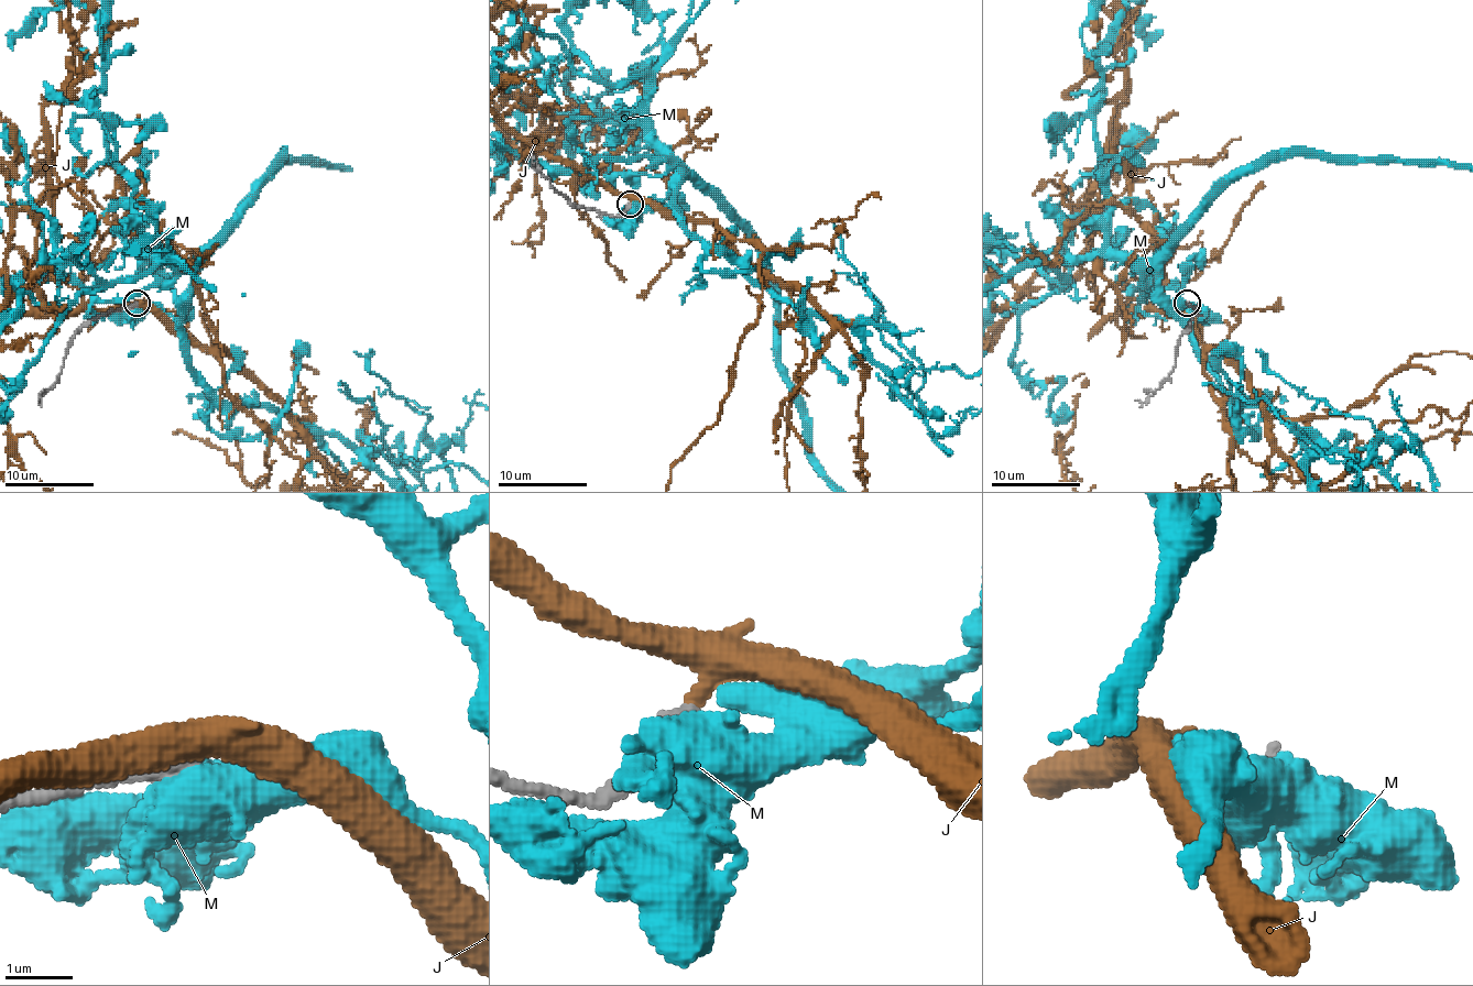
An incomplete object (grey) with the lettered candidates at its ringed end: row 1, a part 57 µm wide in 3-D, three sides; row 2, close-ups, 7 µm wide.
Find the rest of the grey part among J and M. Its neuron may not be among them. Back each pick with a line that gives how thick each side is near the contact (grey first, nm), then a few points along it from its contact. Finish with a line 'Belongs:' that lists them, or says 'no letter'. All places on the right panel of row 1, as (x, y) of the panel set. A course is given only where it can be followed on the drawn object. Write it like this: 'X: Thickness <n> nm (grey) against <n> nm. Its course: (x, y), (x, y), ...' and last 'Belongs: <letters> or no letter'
J: Thickness 260 nm (grey) against 280 nm
Belongs: J

